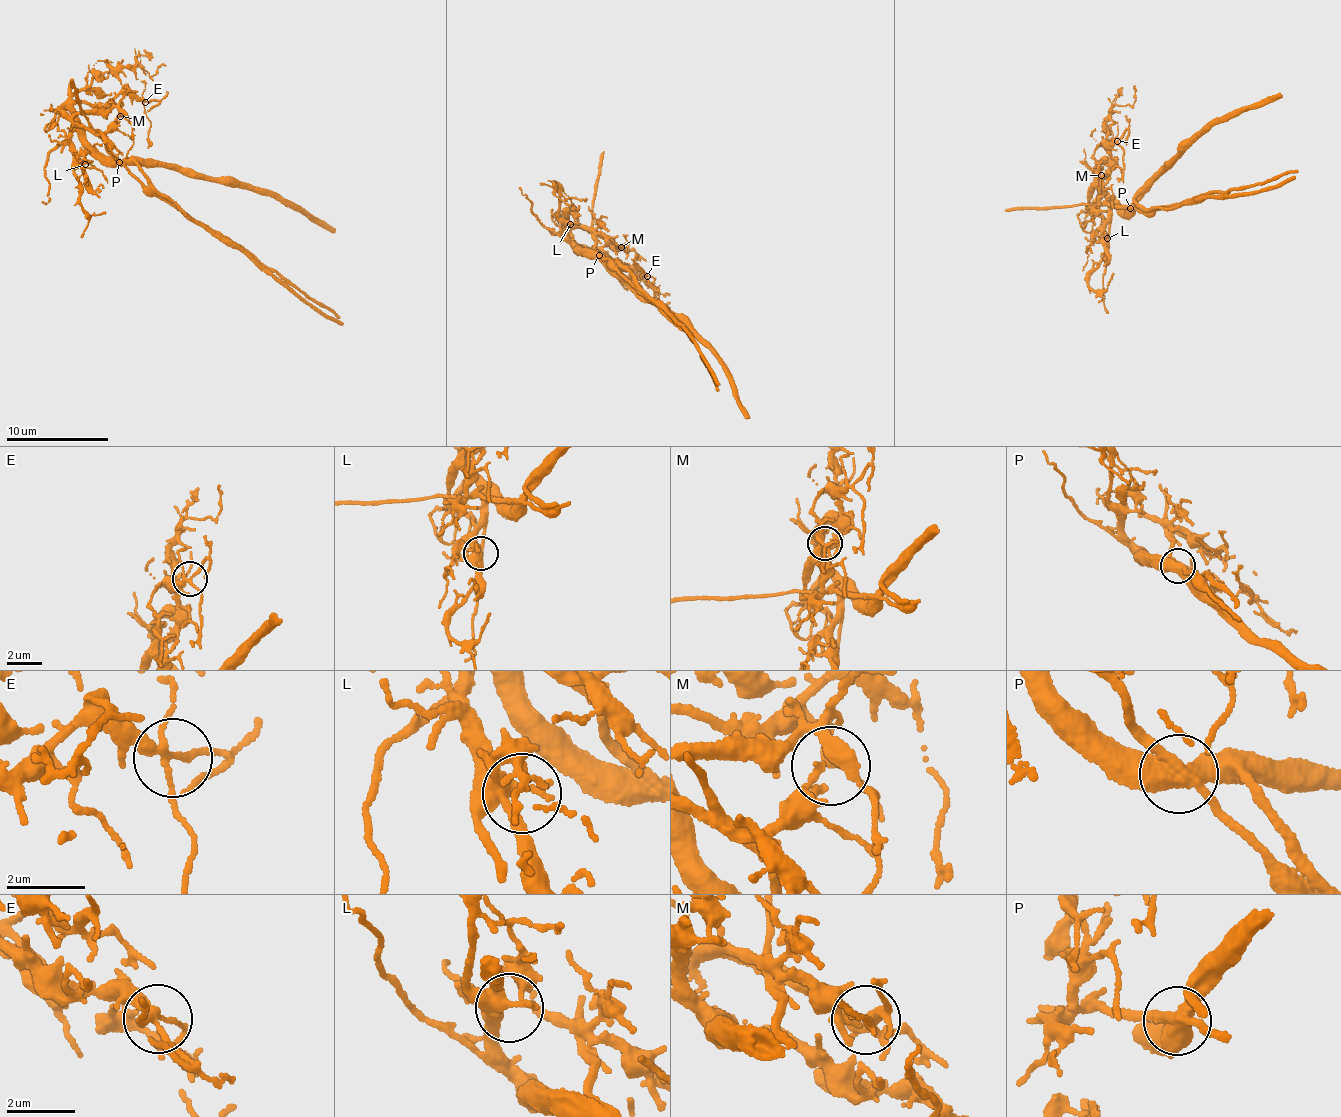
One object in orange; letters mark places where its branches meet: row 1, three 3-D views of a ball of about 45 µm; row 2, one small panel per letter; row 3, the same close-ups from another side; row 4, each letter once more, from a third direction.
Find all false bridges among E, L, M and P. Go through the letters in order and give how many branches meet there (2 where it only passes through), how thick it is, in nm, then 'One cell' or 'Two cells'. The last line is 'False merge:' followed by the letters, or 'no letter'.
E: Branches: 4. Thickness 200 nm. One cell
L: Branches: 3. Thickness 320 nm. One cell
M: Branches: 4. Thickness 280 nm. One cell
P: Branches: 3. Thickness 440 nm. Two cells
False merge: P

